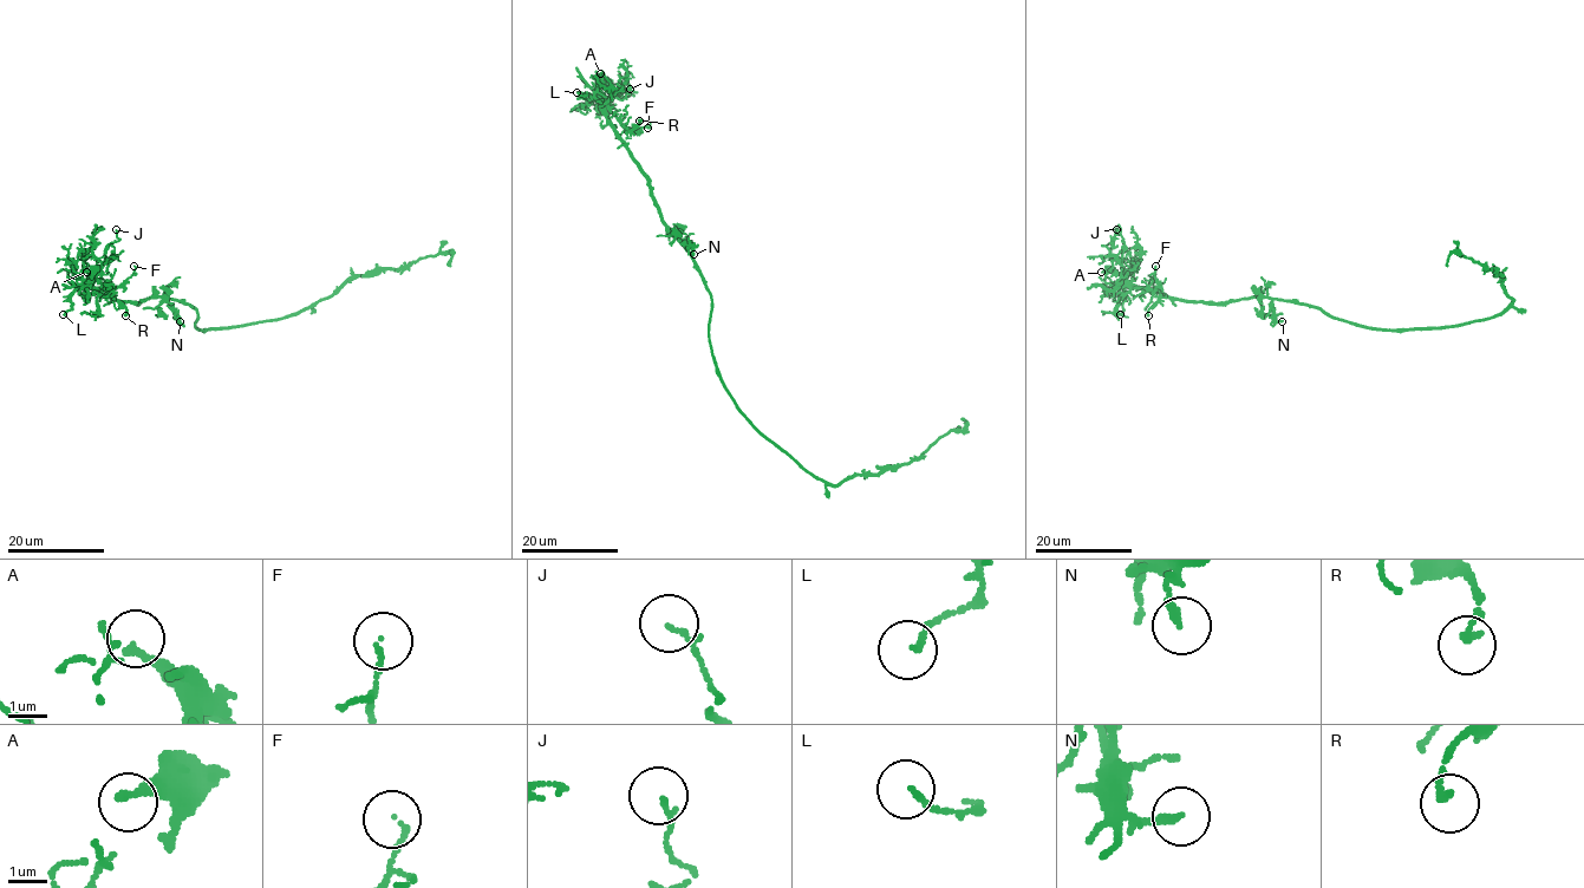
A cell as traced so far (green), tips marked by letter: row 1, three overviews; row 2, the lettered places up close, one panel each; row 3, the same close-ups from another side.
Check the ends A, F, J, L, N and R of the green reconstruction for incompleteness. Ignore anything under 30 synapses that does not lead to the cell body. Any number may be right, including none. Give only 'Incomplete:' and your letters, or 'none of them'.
Incomplete: none of them

